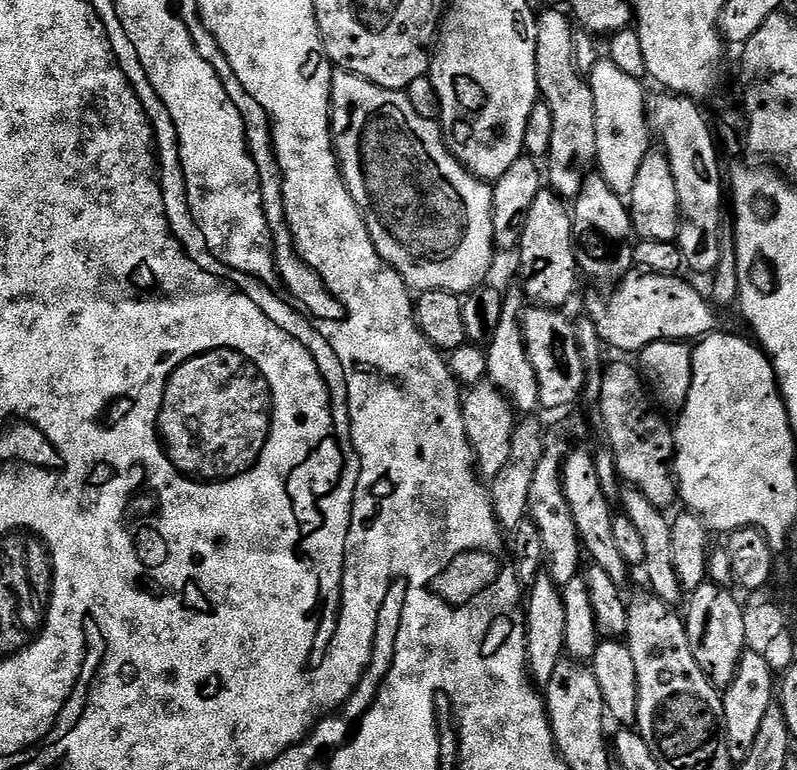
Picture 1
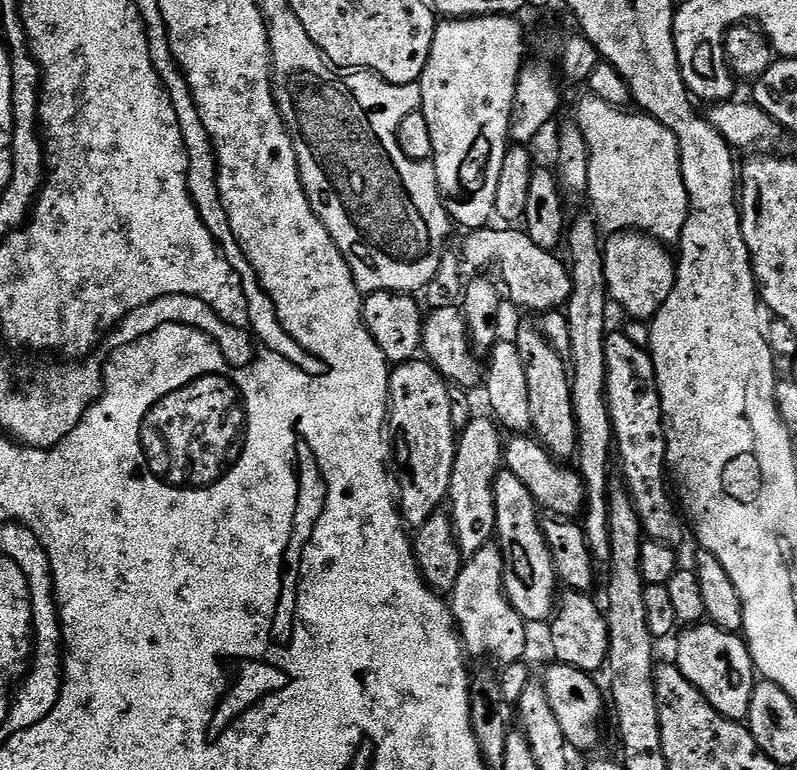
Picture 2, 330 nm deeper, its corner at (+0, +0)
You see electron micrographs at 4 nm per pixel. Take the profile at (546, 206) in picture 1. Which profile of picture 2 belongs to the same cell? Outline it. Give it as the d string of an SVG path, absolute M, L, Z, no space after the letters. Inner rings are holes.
M536 324L522 325L516 332L514 343L518 354L522 354L522 366L526 366L526 382L530 385L531 431L543 444L549 456L553 458L575 457L576 419L574 418L570 368L565 357L548 341Z

